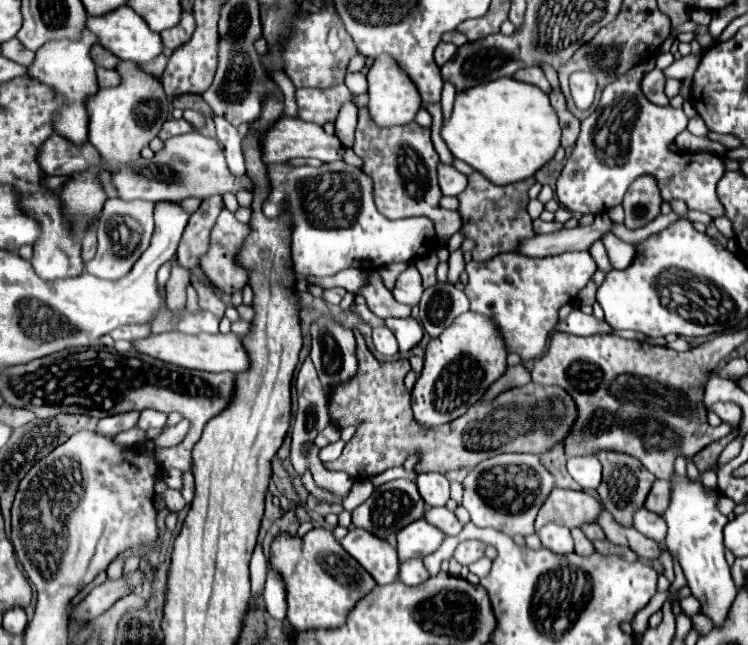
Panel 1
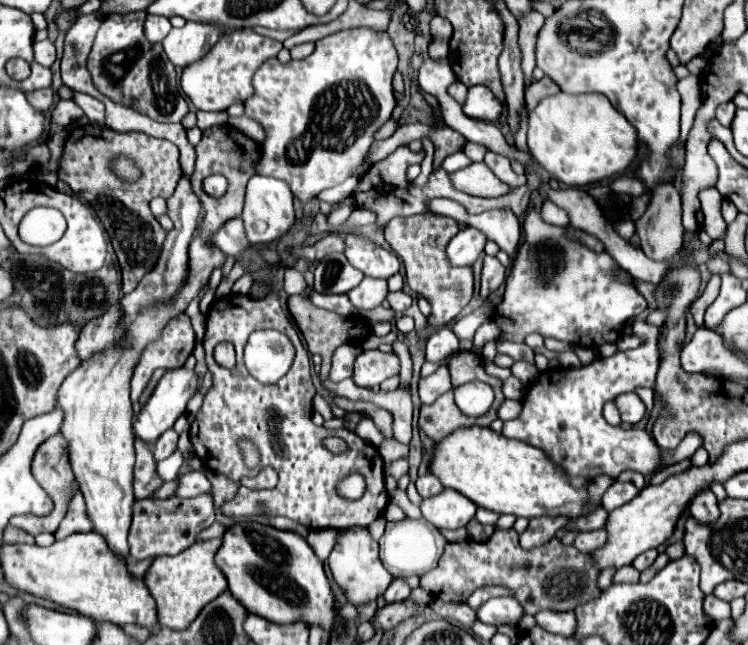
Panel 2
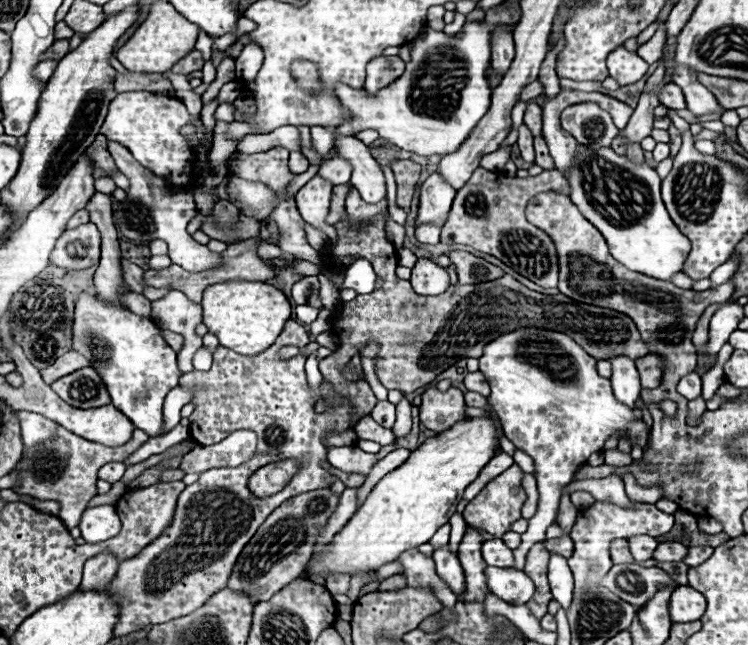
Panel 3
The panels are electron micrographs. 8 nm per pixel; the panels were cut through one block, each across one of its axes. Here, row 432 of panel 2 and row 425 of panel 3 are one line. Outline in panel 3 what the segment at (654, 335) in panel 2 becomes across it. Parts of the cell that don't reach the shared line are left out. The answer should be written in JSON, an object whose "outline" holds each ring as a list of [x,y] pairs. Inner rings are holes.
{"outline":[[[518,328],[514,332],[502,334],[484,346],[484,354],[480,356],[480,372],[486,376],[492,388],[488,404],[496,410],[506,438],[512,440],[518,450],[524,450],[528,456],[532,456],[536,466],[536,480],[540,492],[538,510],[528,520],[528,530],[522,534],[522,542],[514,550],[514,560],[516,560],[514,568],[522,570],[528,550],[536,542],[542,542],[546,538],[546,528],[556,520],[560,492],[566,484],[572,482],[574,470],[580,464],[584,464],[590,454],[600,452],[604,442],[616,434],[620,438],[628,434],[628,440],[632,444],[638,442],[642,448],[646,448],[650,428],[648,424],[644,424],[644,420],[634,416],[632,408],[624,406],[614,398],[610,380],[598,376],[596,372],[596,360],[590,354],[586,354],[570,336],[562,332],[544,328]]]}

